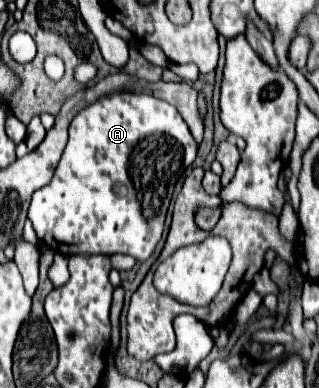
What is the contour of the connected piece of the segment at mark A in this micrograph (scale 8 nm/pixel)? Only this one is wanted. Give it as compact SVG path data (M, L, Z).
M115 92L83 108L69 126L69 142L53 180L39 188L29 206L29 220L39 240L51 250L73 254L129 254L145 262L161 240L167 206L177 178L193 164L197 142L175 106L149 94Z

